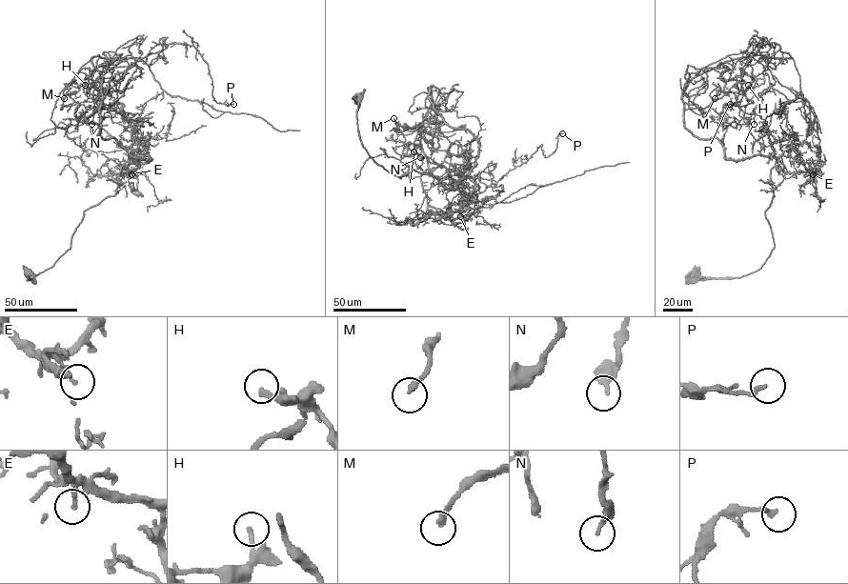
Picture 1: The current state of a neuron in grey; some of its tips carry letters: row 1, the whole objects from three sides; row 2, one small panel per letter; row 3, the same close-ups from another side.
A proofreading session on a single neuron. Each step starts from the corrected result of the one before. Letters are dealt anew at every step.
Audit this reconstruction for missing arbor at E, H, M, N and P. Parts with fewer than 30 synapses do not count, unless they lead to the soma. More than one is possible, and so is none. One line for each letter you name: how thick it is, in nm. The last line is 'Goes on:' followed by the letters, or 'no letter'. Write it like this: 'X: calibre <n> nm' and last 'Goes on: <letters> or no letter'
Goes on: no letter

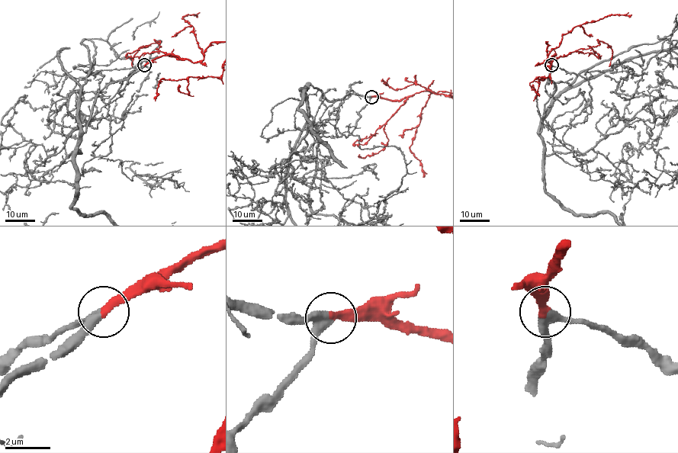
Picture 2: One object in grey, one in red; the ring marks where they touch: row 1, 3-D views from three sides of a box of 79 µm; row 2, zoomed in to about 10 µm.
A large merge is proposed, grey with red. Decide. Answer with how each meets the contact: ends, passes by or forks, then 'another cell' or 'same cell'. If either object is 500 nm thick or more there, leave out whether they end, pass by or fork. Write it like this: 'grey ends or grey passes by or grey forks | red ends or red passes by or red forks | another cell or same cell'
grey passes by | red ends | same cell

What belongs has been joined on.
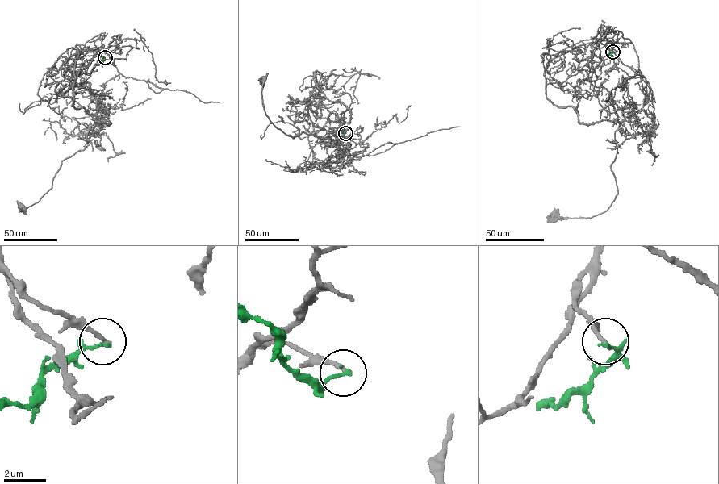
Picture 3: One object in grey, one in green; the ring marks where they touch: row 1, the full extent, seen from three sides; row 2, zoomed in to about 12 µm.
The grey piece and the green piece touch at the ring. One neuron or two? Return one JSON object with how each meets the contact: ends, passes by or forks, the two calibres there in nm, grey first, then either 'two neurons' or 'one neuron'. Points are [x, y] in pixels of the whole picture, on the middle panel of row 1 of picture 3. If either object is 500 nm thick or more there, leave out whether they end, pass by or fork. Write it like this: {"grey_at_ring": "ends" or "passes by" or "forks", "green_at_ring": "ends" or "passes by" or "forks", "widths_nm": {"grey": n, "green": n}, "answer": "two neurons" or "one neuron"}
{"grey_at_ring": "ends", "green_at_ring": "ends", "widths_nm": {"grey": 200, "green": 170}, "answer": "two neurons"}

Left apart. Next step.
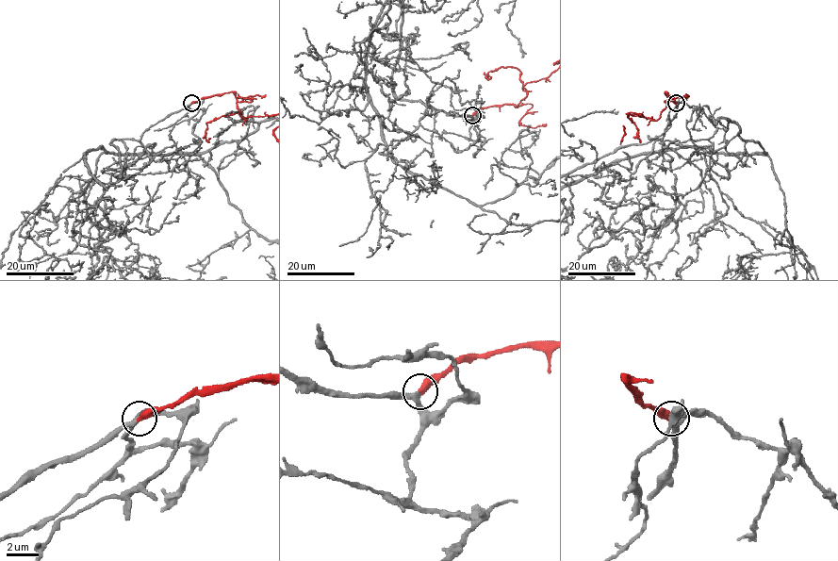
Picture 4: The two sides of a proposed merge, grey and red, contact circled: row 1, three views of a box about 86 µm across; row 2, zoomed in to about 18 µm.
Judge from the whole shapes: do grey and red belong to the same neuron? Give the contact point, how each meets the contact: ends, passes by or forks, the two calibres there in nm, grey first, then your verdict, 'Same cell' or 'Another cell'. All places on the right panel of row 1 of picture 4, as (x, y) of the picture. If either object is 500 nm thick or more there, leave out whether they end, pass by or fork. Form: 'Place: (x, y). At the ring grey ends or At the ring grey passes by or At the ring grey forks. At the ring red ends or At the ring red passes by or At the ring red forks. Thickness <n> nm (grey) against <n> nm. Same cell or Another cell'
Place: (676, 103). At the ring grey passes by. At the ring red ends. Thickness 300 nm (grey) against 480 nm. Same cell

